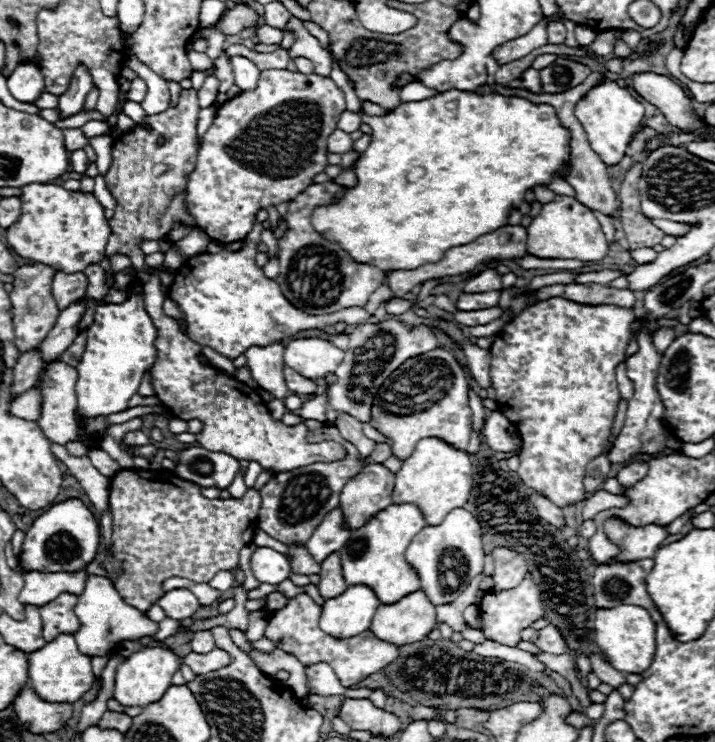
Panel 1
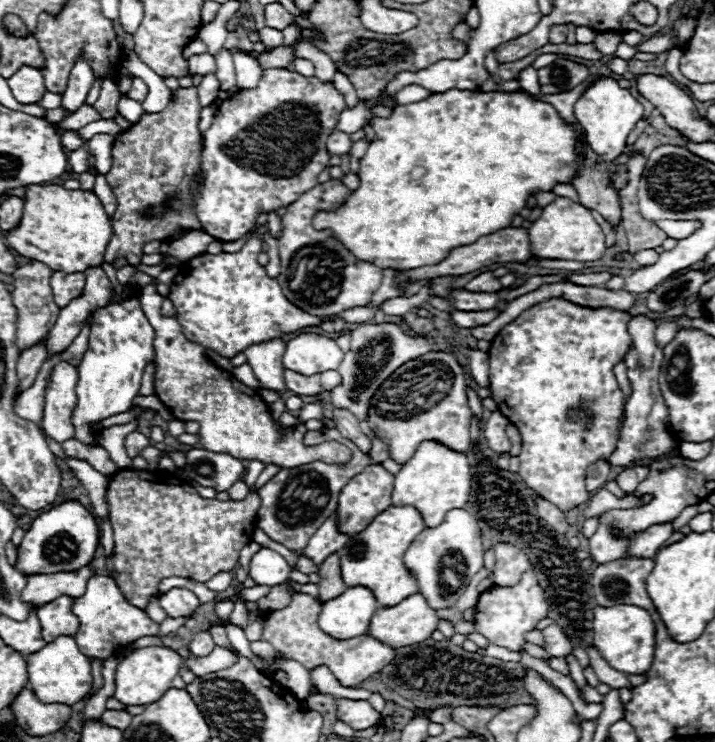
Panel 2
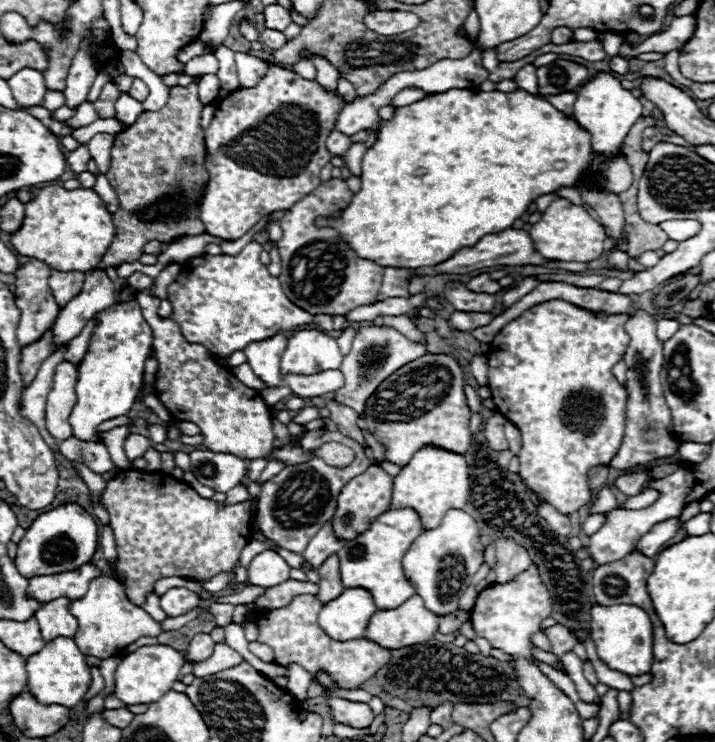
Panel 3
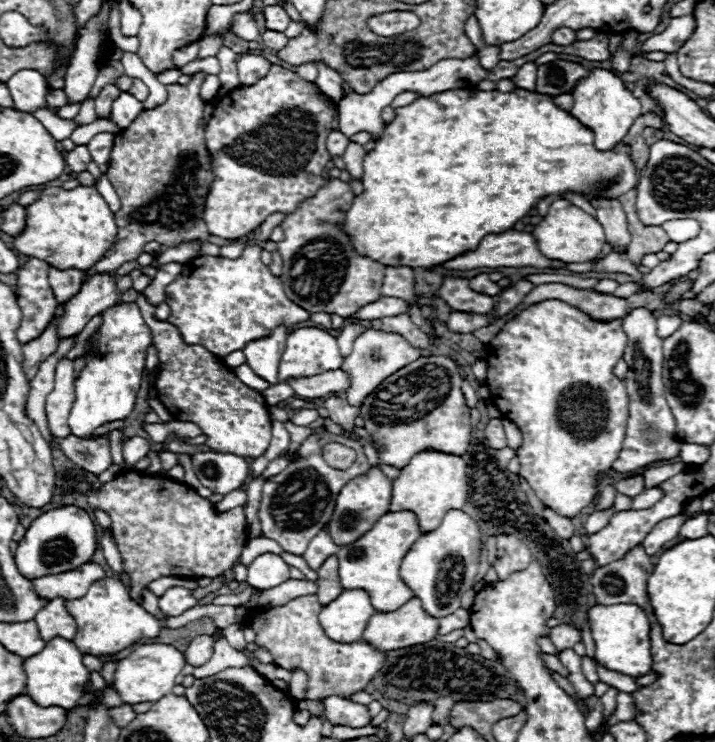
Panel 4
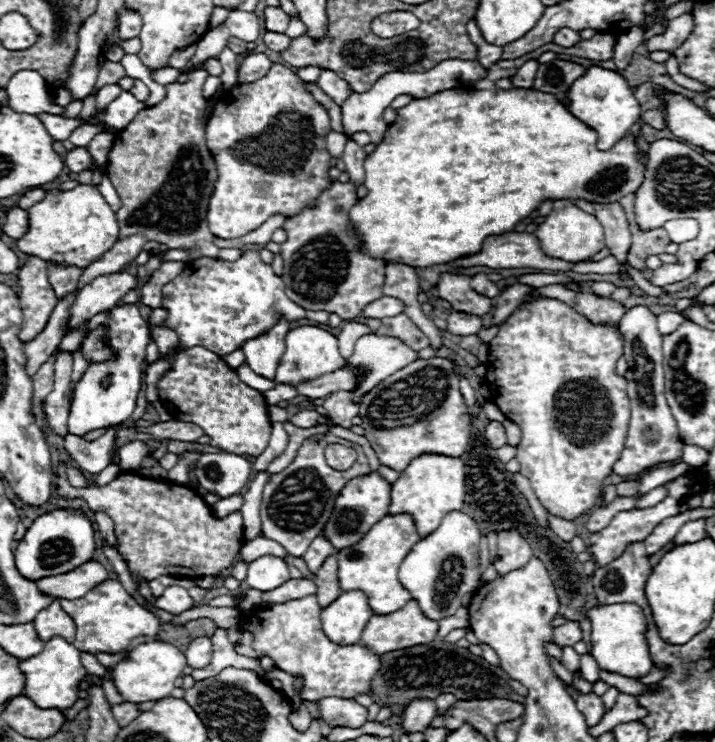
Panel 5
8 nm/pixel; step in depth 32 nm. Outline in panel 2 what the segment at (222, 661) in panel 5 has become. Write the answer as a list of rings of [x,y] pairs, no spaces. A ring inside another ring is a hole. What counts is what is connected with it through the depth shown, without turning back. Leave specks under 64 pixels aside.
[[[214,648],[208,656],[204,658],[196,658],[196,664],[194,664],[194,658],[186,658],[184,664],[196,674],[196,676],[204,676],[208,672],[218,672],[222,668],[228,668],[236,662],[236,656],[230,652],[230,650],[224,650],[224,648]]]

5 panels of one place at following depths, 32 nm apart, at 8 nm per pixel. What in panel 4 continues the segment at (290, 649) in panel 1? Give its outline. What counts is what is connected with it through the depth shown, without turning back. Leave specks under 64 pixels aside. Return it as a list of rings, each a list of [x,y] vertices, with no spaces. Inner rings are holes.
[[[312,594],[294,598],[286,606],[266,608],[252,614],[250,624],[256,630],[254,642],[266,646],[272,652],[276,666],[282,666],[286,670],[302,668],[308,674],[308,700],[364,690],[364,686],[374,678],[374,674],[386,664],[386,652],[380,652],[362,640],[350,644],[338,644],[330,640],[318,622],[320,608],[322,606],[318,598]]]

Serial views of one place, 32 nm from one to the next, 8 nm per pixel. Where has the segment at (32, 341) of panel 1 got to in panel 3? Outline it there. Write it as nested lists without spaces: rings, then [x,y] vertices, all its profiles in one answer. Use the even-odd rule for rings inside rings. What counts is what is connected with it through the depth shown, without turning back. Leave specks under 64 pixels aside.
[[[30,260],[28,264],[20,266],[16,272],[16,290],[14,290],[14,302],[20,308],[20,322],[18,322],[18,330],[16,330],[16,340],[20,346],[28,346],[32,342],[36,342],[38,338],[42,338],[42,334],[46,330],[50,330],[56,322],[56,316],[60,312],[60,306],[56,304],[52,290],[48,286],[48,278],[50,278],[50,266],[46,266],[40,260]]]

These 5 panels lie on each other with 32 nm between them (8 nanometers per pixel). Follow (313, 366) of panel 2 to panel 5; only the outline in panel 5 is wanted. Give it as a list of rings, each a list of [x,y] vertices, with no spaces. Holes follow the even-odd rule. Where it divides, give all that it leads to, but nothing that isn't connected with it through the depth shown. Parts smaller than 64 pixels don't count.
[[[298,326],[286,334],[286,348],[278,362],[276,380],[280,384],[296,384],[298,380],[316,378],[328,372],[334,372],[344,366],[344,358],[338,352],[338,338],[318,326]]]

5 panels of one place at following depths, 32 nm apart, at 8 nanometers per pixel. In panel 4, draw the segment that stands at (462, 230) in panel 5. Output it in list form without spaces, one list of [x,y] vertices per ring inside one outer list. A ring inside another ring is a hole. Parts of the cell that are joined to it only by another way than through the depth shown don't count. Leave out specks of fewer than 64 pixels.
[[[456,88],[456,90],[432,94],[426,98],[418,98],[416,102],[412,102],[404,108],[396,108],[396,118],[384,126],[384,132],[376,140],[374,150],[370,150],[366,154],[362,168],[364,168],[364,176],[362,176],[364,192],[354,196],[354,202],[352,202],[350,210],[346,212],[346,218],[342,222],[342,230],[346,230],[346,236],[350,238],[350,242],[354,242],[354,248],[358,250],[358,254],[374,258],[376,262],[382,262],[384,266],[392,264],[392,266],[410,266],[410,268],[428,268],[434,264],[438,266],[446,260],[452,260],[456,254],[460,254],[464,250],[476,248],[476,244],[486,234],[498,234],[498,232],[510,230],[522,216],[528,214],[528,210],[542,196],[552,194],[552,196],[560,198],[560,194],[564,190],[574,190],[580,194],[604,194],[604,196],[618,198],[618,196],[626,194],[628,190],[632,190],[638,182],[634,164],[632,164],[630,154],[628,154],[628,146],[620,144],[612,152],[598,152],[594,148],[594,134],[588,128],[584,128],[574,116],[570,116],[568,112],[554,106],[550,96],[538,94],[538,92],[528,92],[522,88],[516,88],[512,92],[500,92],[500,90],[480,92],[480,90]]]

